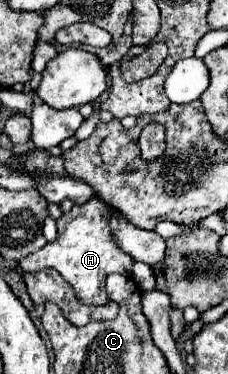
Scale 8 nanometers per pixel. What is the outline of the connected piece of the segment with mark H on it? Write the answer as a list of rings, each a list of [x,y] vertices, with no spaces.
[[[97,198],[85,204],[75,204],[71,212],[57,220],[57,238],[23,258],[23,262],[19,262],[21,270],[39,272],[43,268],[55,268],[75,288],[81,302],[95,306],[107,303],[105,278],[111,272],[131,276],[135,260],[115,246],[115,238],[111,238],[111,226],[107,226],[107,218],[103,218],[103,210],[107,210],[107,204]]]

